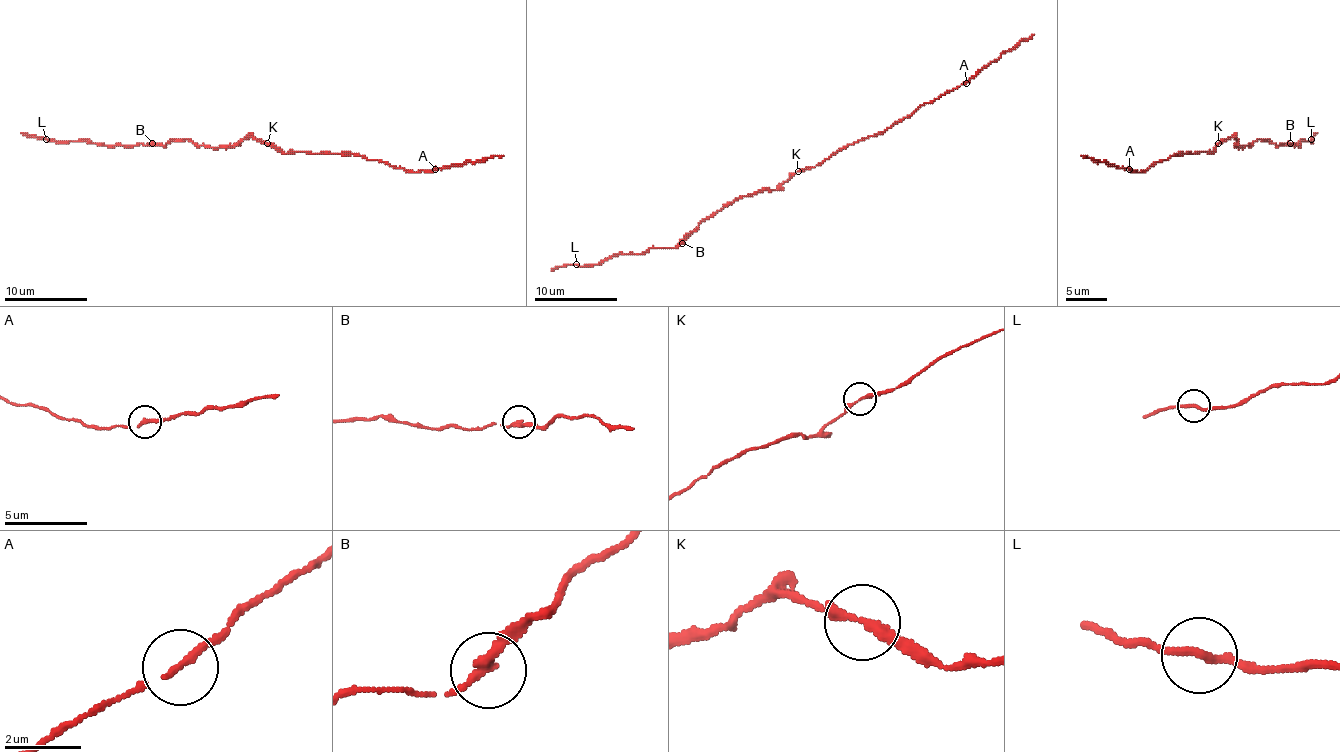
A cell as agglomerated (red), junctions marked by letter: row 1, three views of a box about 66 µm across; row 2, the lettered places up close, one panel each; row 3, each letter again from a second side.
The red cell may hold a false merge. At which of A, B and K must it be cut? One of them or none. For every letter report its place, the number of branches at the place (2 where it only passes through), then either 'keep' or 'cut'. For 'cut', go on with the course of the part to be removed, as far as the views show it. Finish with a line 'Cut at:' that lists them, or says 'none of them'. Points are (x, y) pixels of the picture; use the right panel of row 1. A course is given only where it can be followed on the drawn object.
A: place (1129, 169); branches 2; keep
B: place (1290, 143); branches 1; keep
K: place (1218, 143); branches 2; keep
Cut at: none of them

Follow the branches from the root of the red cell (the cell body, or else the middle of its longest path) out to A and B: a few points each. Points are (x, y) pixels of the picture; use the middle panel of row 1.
A: (798, 171), (820, 165), (849, 144), (883, 134), (910, 117), (922, 105), (932, 103), (965, 82)
B: (798, 171), (775, 190), (740, 196), (727, 202), (705, 219), (682, 244)

